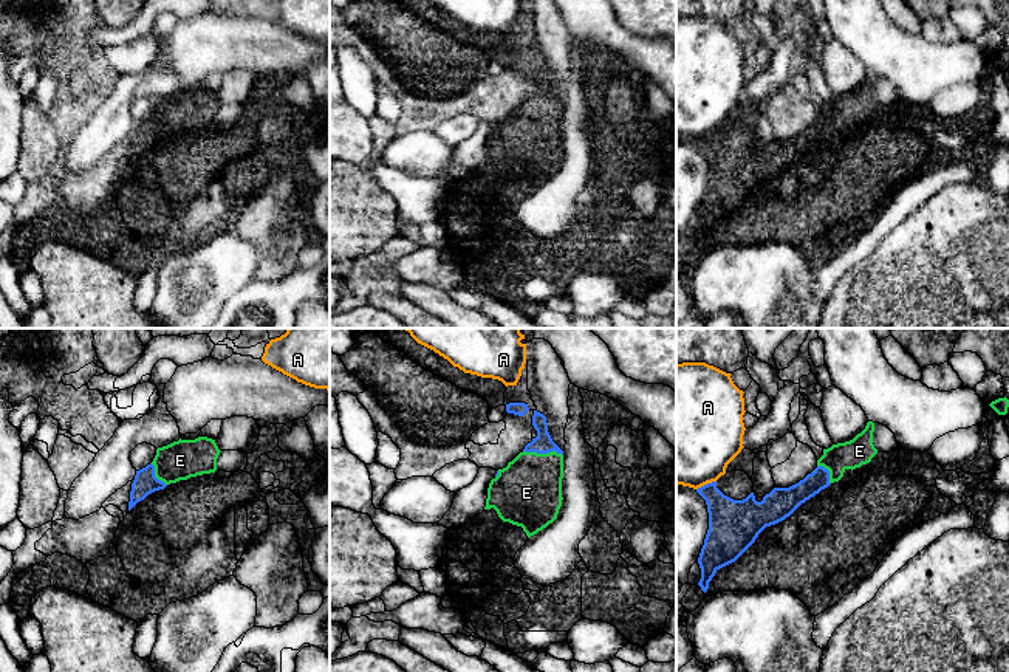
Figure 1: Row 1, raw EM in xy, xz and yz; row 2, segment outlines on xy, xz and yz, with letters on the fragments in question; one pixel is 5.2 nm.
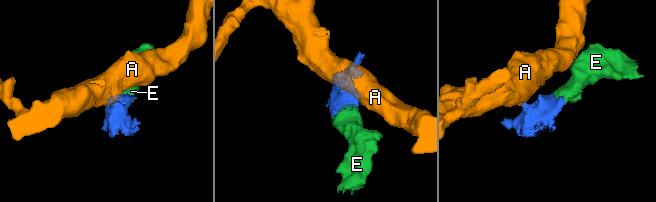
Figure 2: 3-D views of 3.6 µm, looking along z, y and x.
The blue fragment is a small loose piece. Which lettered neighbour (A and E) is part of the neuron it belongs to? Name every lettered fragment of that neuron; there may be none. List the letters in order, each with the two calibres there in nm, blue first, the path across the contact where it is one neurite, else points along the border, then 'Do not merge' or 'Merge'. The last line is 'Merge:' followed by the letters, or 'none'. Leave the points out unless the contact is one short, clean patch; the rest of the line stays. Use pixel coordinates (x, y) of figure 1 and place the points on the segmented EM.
A: Thickness 260 nm (blue) against 480 nm. Boundary: yz (715, 480), (697, 490). Do not merge
E: Thickness 100 nm (blue) against 360 nm. Path across: xz (542, 443), (543, 452), (540, 466), (526, 493). Merge
Merge: E

